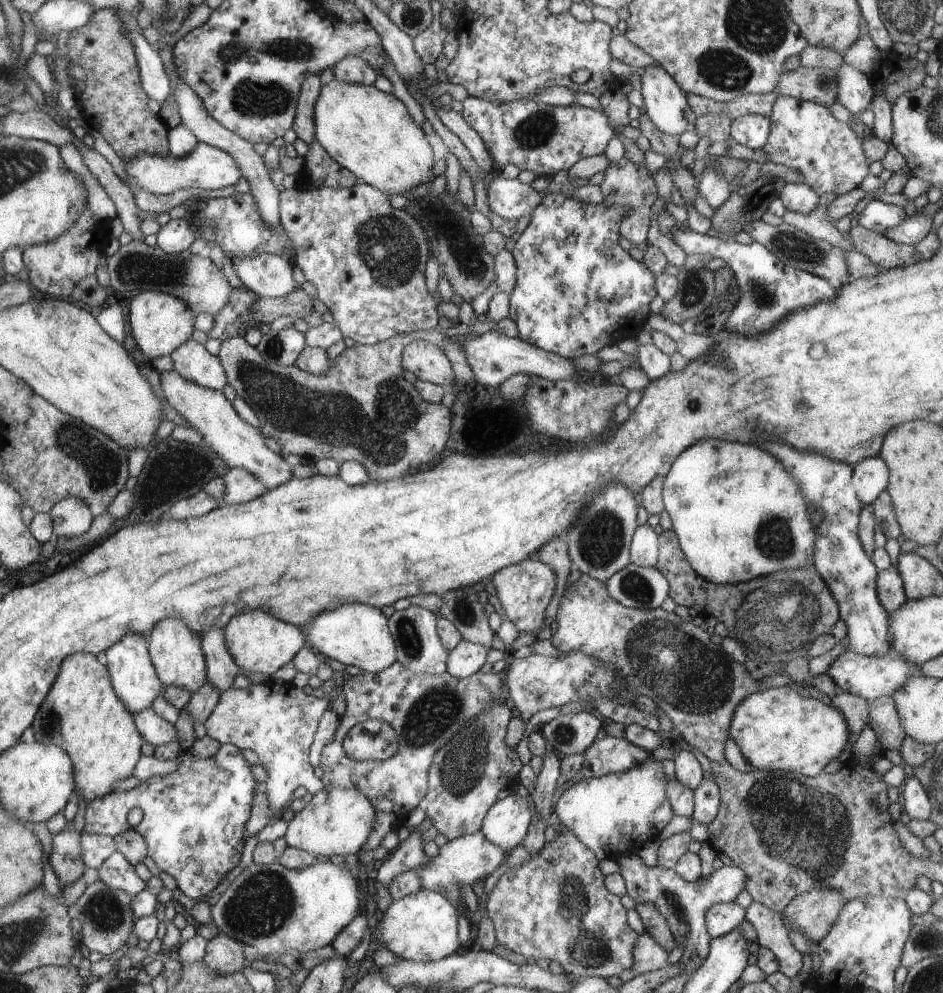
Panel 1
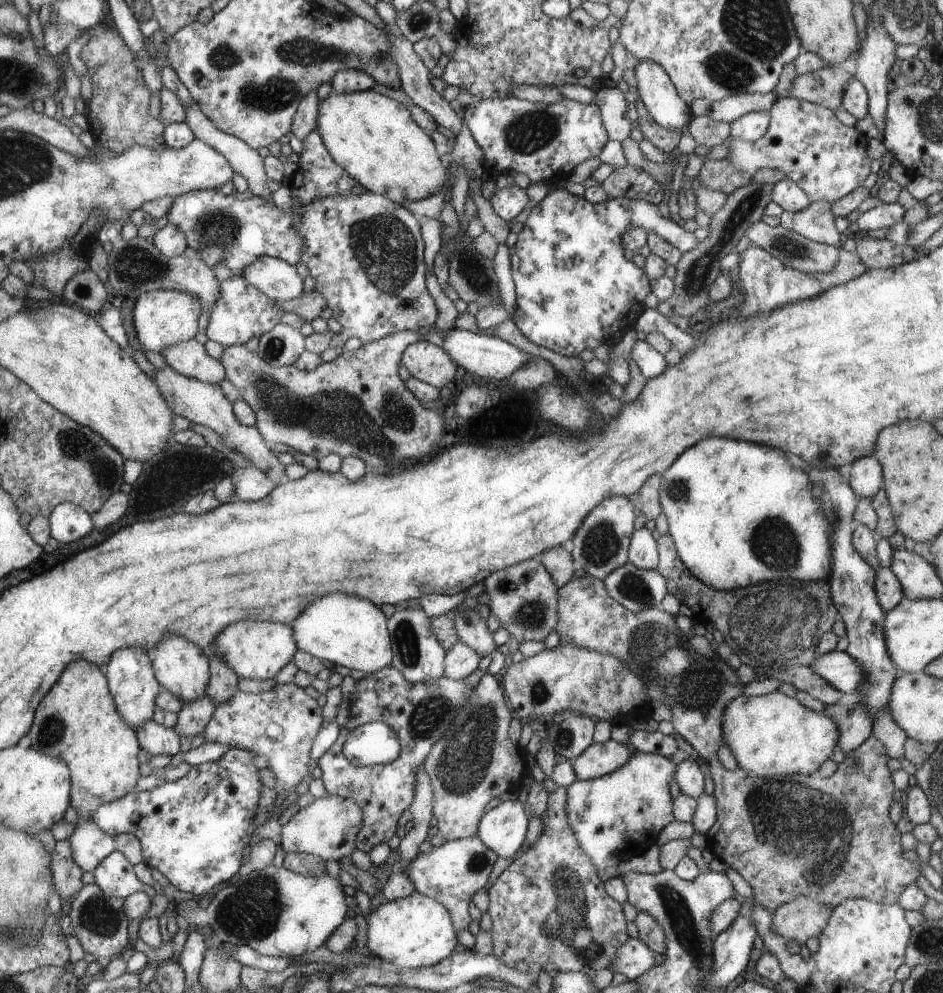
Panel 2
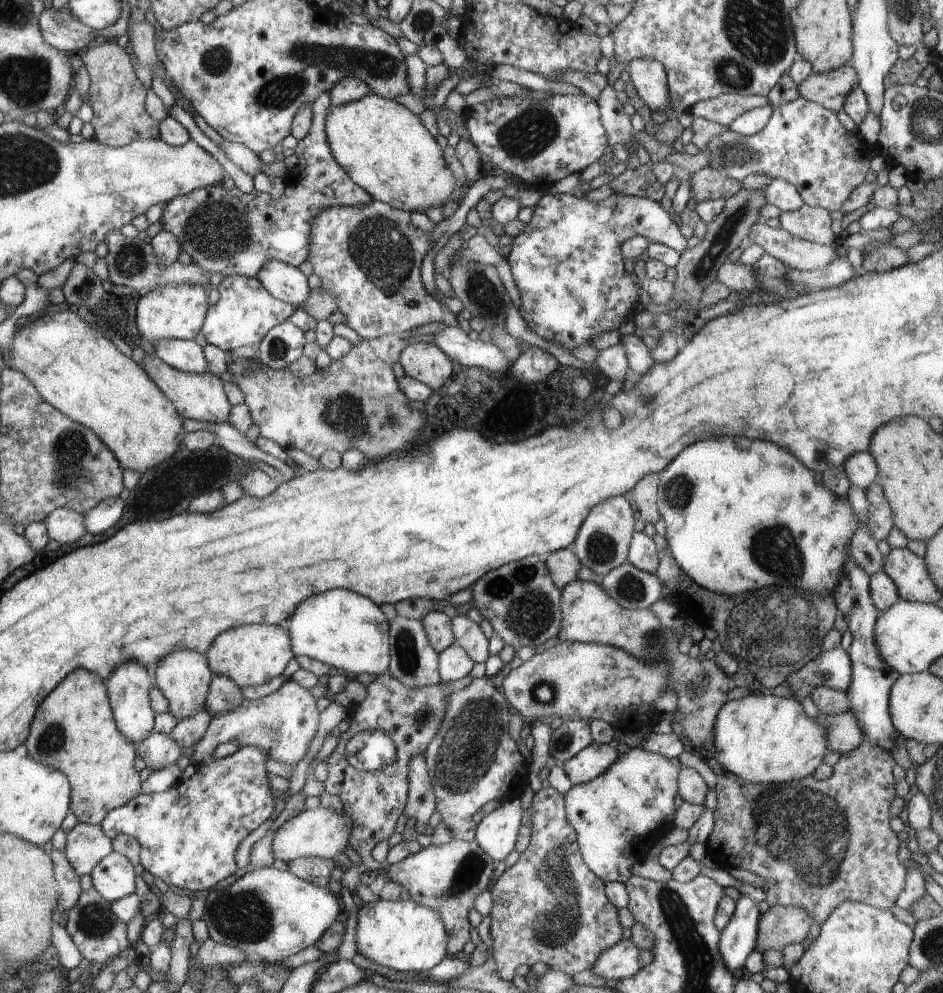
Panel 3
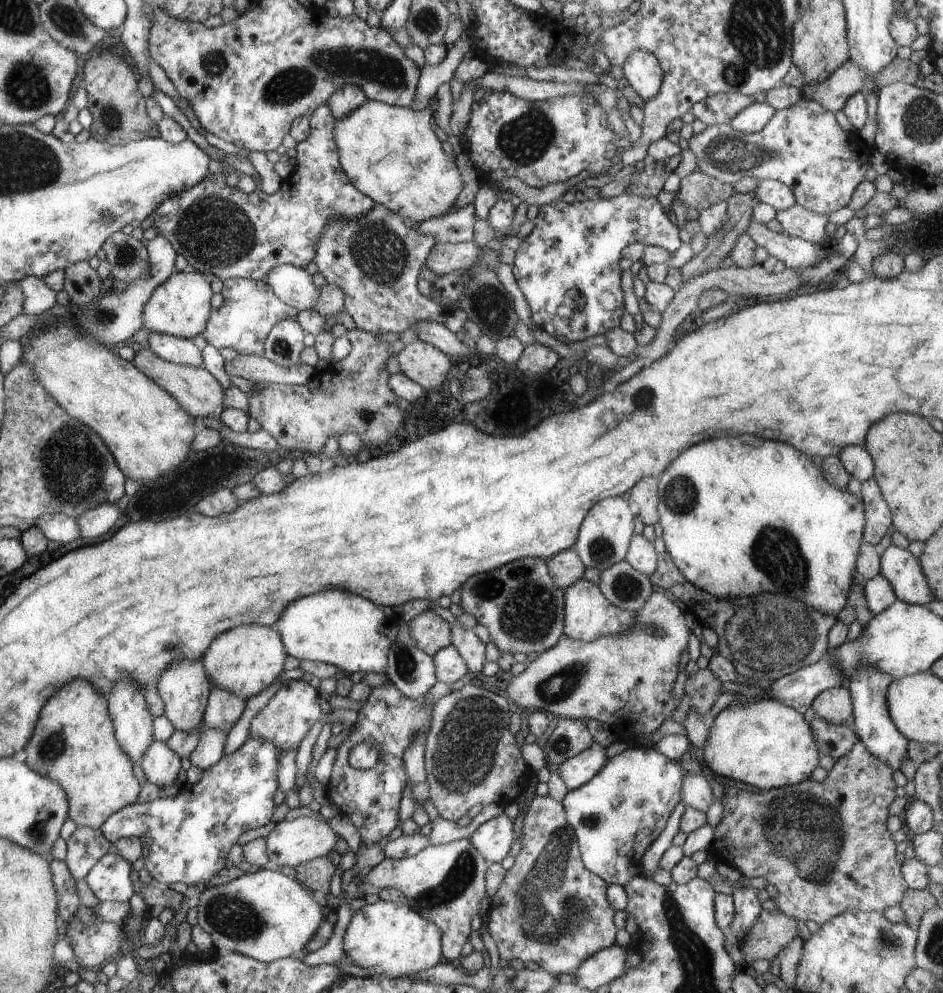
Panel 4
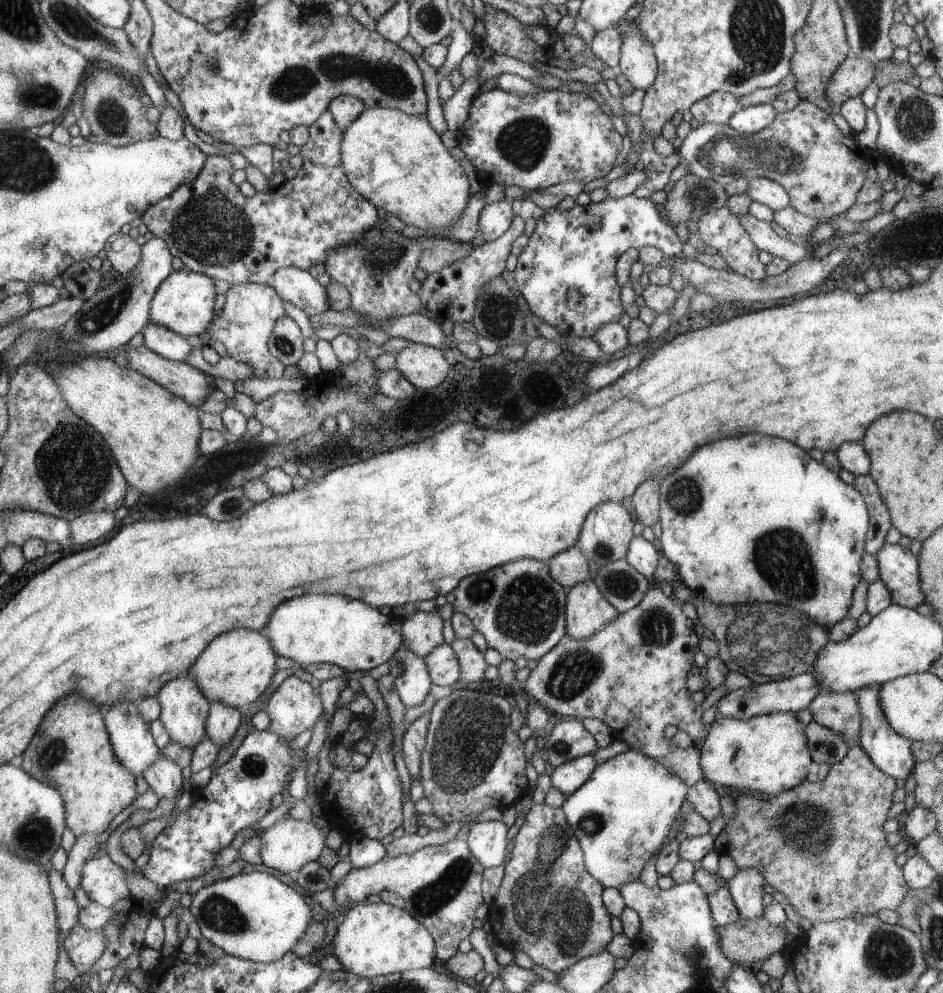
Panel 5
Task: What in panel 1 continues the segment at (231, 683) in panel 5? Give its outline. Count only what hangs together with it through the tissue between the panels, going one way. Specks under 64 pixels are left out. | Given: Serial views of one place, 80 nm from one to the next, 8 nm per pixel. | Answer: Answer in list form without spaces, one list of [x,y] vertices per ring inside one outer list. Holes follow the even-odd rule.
[[[256,608],[234,616],[224,628],[224,638],[230,656],[240,669],[271,676],[291,662],[304,647],[306,638],[302,638],[302,631],[302,627],[280,620],[272,612]]]

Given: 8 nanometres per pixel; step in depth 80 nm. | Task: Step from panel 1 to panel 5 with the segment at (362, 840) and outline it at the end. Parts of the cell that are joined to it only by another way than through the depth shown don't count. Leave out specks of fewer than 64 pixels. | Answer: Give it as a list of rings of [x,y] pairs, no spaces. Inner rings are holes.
[[[292,817],[289,820],[279,820],[263,831],[259,837],[261,840],[261,864],[291,876],[296,874],[305,864],[317,861],[326,846],[326,830],[320,830],[313,823]]]

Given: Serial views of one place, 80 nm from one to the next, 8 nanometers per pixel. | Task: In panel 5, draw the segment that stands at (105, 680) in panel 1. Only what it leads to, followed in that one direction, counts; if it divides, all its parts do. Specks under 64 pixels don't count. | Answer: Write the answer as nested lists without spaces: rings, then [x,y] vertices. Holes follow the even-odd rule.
[[[70,694],[64,700],[60,700],[58,706],[54,706],[54,712],[46,716],[46,724],[42,724],[42,732],[34,736],[34,744],[29,744],[28,750],[22,754],[22,760],[24,760],[22,768],[30,776],[45,782],[61,793],[67,810],[65,824],[76,837],[83,834],[99,835],[106,832],[110,822],[124,808],[128,808],[138,796],[134,774],[121,765],[114,756],[103,717],[108,711],[107,706],[95,705],[93,701],[87,701],[85,697]]]

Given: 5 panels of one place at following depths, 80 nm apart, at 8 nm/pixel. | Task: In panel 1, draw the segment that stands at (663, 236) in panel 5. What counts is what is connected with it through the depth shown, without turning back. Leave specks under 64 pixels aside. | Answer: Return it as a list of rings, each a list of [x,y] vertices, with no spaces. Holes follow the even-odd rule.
[[[546,192],[542,202],[531,213],[530,224],[526,226],[526,230],[520,234],[520,238],[516,240],[516,245],[512,248],[512,256],[516,262],[516,285],[512,290],[509,298],[509,318],[514,322],[517,334],[521,340],[534,344],[541,350],[564,356],[565,358],[579,358],[585,355],[595,354],[602,350],[605,346],[610,346],[622,341],[623,339],[636,338],[636,336],[644,329],[647,316],[650,313],[649,307],[653,299],[658,296],[656,292],[656,280],[654,272],[650,272],[650,268],[646,267],[642,261],[634,260],[634,256],[628,255],[623,251],[622,244],[618,243],[620,222],[626,214],[624,206],[608,206],[605,202],[600,205],[586,204],[580,202],[576,198],[568,198],[564,194],[556,194]],[[675,224],[670,232],[673,234],[674,242],[687,255],[700,254],[720,258],[732,270],[733,279],[739,289],[739,298],[724,324],[724,330],[729,334],[744,335],[758,330],[770,332],[776,324],[780,324],[780,320],[786,320],[792,312],[834,300],[838,296],[838,287],[814,274],[786,267],[764,244],[753,241],[752,244],[744,246],[736,241],[720,240],[691,230],[680,230],[678,224]]]

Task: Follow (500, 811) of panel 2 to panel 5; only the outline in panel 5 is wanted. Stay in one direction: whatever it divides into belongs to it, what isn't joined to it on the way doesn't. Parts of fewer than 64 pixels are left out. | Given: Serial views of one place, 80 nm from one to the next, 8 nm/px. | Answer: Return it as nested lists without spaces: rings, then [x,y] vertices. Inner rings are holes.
[[[502,821],[474,822],[467,836],[469,851],[484,868],[500,866],[512,834]]]

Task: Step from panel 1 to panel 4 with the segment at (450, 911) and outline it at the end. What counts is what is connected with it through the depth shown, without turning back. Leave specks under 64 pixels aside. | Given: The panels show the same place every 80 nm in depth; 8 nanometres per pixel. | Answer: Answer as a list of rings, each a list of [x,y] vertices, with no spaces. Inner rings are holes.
[[[379,901],[364,905],[352,915],[342,940],[343,957],[364,968],[370,976],[415,975],[443,960],[438,927],[408,905]]]

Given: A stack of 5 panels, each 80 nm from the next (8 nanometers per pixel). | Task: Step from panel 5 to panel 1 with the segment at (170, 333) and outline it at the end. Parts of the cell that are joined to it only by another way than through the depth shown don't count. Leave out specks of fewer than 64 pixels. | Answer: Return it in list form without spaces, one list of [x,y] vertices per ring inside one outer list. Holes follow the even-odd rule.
[[[194,340],[187,341],[172,352],[170,358],[174,363],[173,370],[189,382],[220,392],[228,385],[228,378],[217,356],[212,356]]]

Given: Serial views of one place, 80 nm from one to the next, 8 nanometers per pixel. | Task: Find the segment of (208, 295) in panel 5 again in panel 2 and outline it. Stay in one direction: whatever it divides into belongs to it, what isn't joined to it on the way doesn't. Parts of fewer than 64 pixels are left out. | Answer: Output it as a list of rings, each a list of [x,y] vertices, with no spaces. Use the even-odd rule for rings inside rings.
[[[156,290],[138,296],[134,310],[134,327],[145,351],[162,353],[166,348],[195,338],[198,334],[200,302],[194,294],[176,290]]]

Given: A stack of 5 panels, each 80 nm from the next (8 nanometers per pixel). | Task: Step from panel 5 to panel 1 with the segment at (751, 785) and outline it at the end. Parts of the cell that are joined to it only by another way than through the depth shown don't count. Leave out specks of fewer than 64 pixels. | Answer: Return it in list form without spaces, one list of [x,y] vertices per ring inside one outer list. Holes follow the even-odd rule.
[[[789,686],[769,688],[765,692],[755,692],[738,704],[734,718],[730,722],[730,736],[740,747],[744,758],[753,768],[776,772],[794,772],[804,777],[819,774],[832,760],[838,759],[850,740],[850,730],[846,716],[832,704],[824,704],[811,697],[803,697]]]

